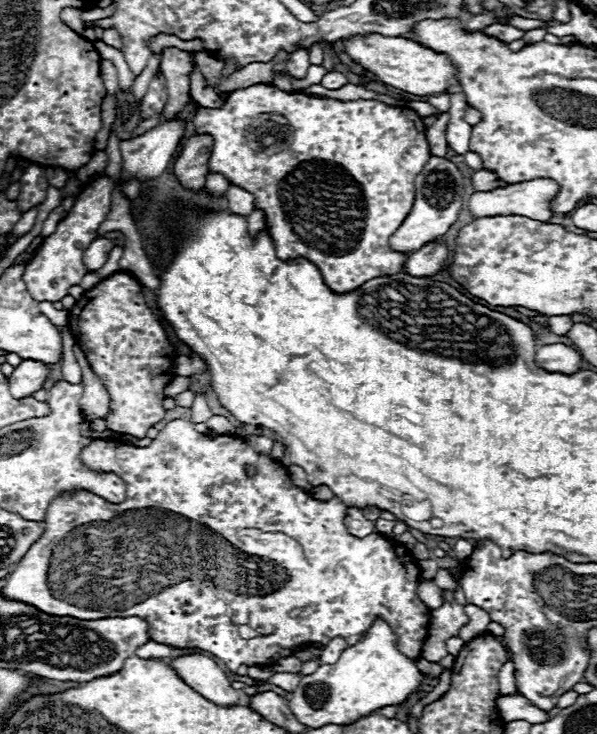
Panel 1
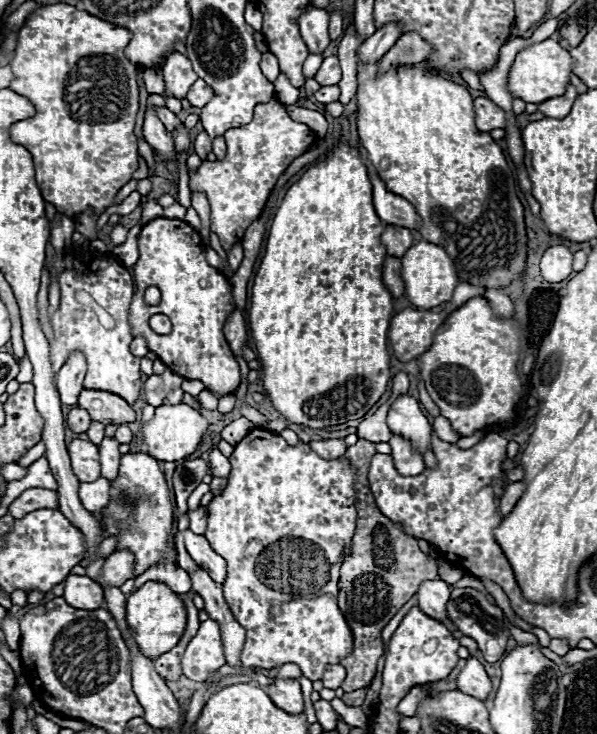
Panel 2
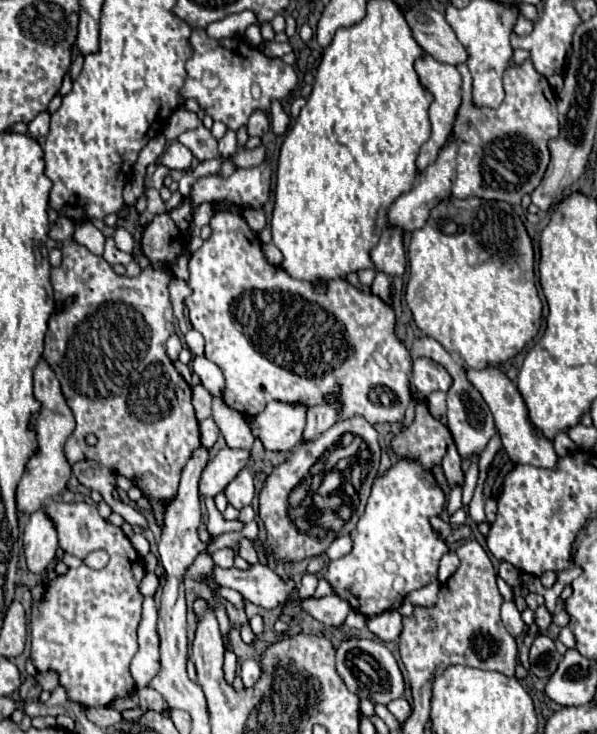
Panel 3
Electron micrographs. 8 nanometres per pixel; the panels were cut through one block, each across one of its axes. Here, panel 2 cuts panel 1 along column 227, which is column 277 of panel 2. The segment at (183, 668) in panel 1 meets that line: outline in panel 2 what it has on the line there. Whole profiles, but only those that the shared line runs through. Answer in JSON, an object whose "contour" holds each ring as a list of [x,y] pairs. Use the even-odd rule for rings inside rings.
{"contour":[[[274,678],[274,684],[268,684],[268,696],[274,704],[290,714],[304,712],[304,700],[300,682],[296,678]]]}

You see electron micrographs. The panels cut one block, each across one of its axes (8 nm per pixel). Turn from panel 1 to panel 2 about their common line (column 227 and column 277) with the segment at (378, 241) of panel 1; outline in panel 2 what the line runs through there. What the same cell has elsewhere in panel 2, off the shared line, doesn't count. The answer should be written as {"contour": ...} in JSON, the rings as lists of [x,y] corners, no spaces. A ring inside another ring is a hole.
{"contour":[[[272,98],[270,102],[254,108],[254,118],[250,124],[230,128],[230,148],[224,160],[204,160],[198,172],[190,174],[190,188],[204,192],[210,200],[212,232],[218,234],[226,250],[242,240],[246,228],[262,212],[278,176],[292,164],[294,158],[304,154],[314,140],[316,134],[310,132],[306,124],[294,122],[278,98]]]}

